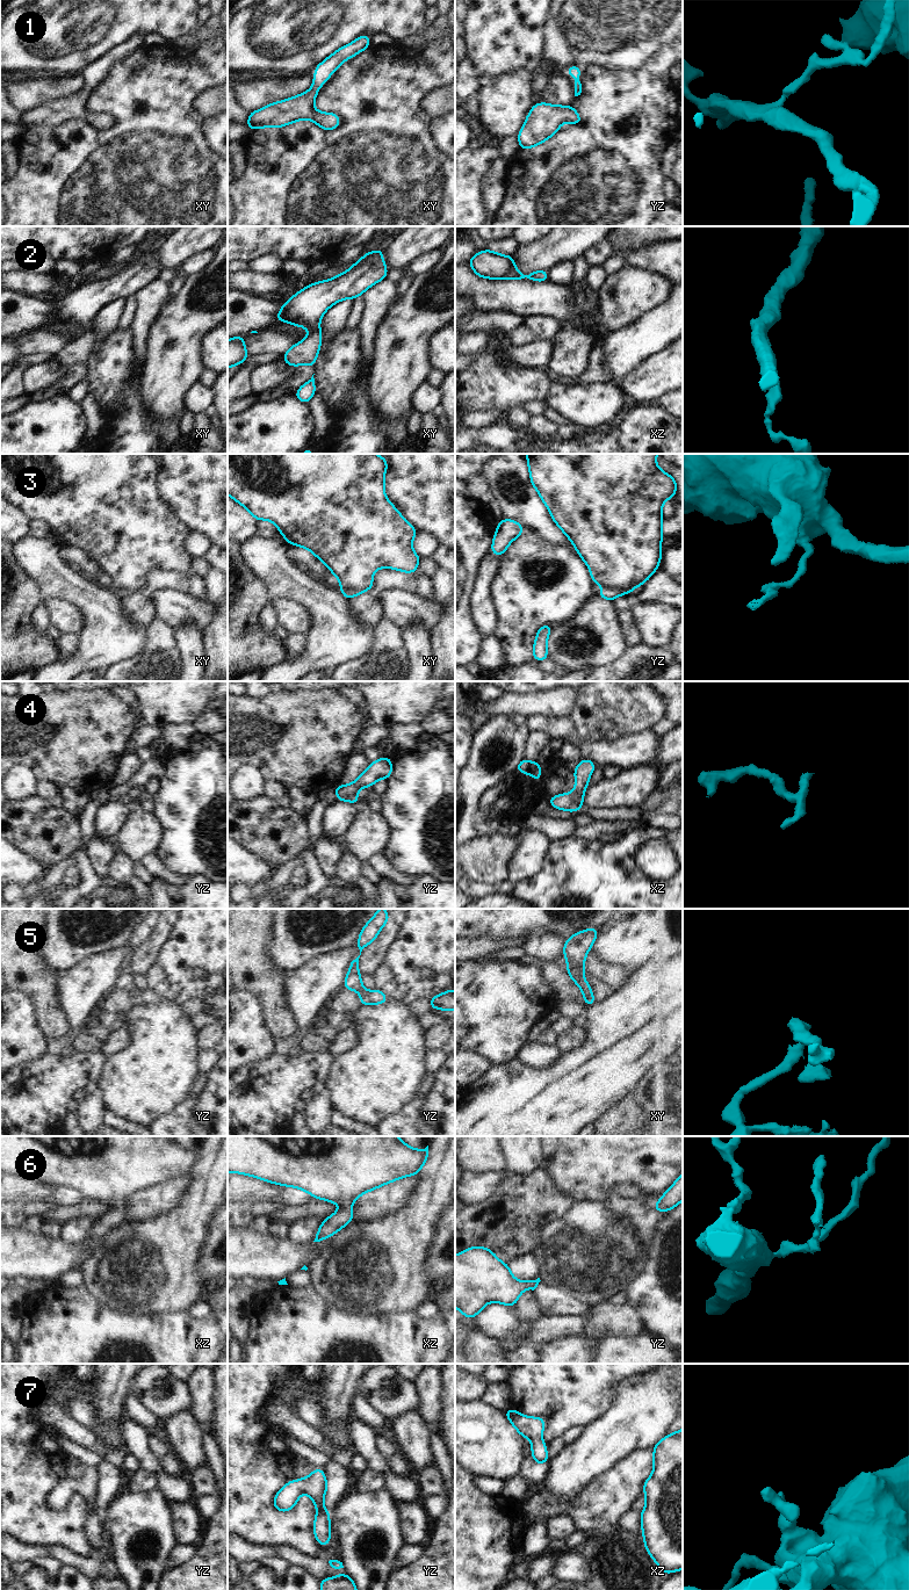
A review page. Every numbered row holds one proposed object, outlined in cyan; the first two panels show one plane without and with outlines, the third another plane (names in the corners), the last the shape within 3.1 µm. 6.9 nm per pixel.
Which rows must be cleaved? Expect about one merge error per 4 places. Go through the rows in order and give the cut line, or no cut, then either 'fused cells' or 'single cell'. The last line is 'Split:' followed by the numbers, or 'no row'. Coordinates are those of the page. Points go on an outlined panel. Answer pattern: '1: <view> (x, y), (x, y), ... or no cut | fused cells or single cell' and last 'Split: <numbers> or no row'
1: no cut | single cell
2: no cut | single cell
3: xy (340, 588), (354, 588), (360, 592) | fused cells
4: xz (570, 793), (572, 803), (577, 809) | fused cells
5: no cut | single cell
6: no cut | single cell
7: no cut | single cell
Split: 3, 4

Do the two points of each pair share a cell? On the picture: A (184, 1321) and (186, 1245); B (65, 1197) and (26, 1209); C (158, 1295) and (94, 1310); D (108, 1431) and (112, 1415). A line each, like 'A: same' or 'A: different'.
A: different
B: different
C: different
D: same

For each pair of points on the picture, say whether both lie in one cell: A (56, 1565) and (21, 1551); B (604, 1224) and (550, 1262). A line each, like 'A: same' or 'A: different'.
A: different
B: same

